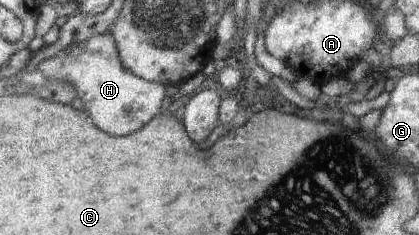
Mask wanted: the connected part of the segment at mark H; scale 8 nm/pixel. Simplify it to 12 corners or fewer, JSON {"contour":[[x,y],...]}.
{"contour":[[111,32],[39,63],[96,127],[138,131],[168,103],[124,67]]}

